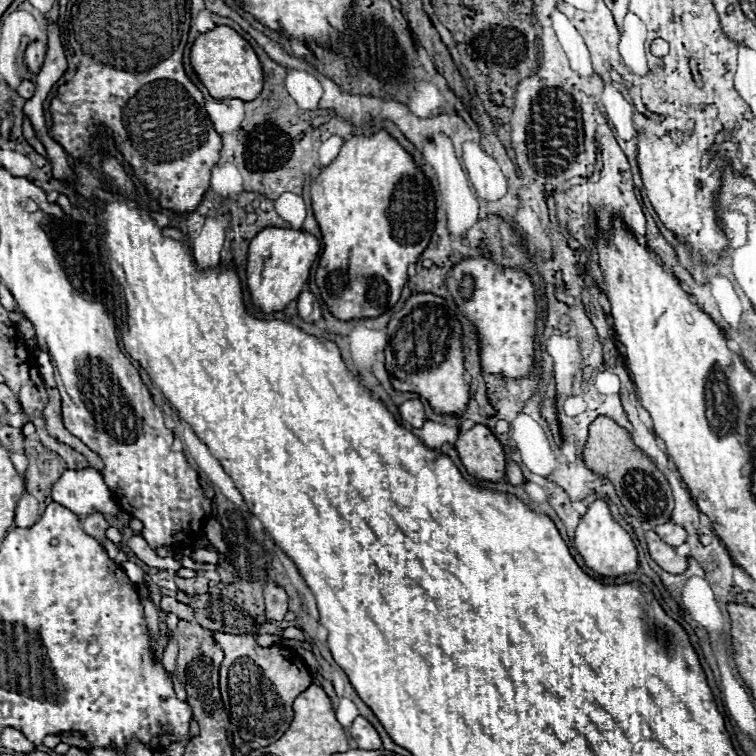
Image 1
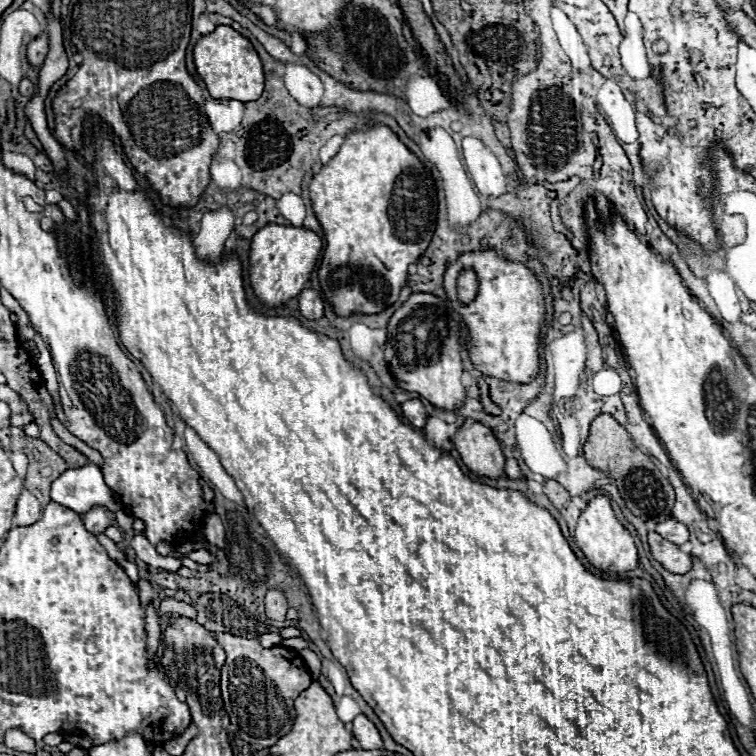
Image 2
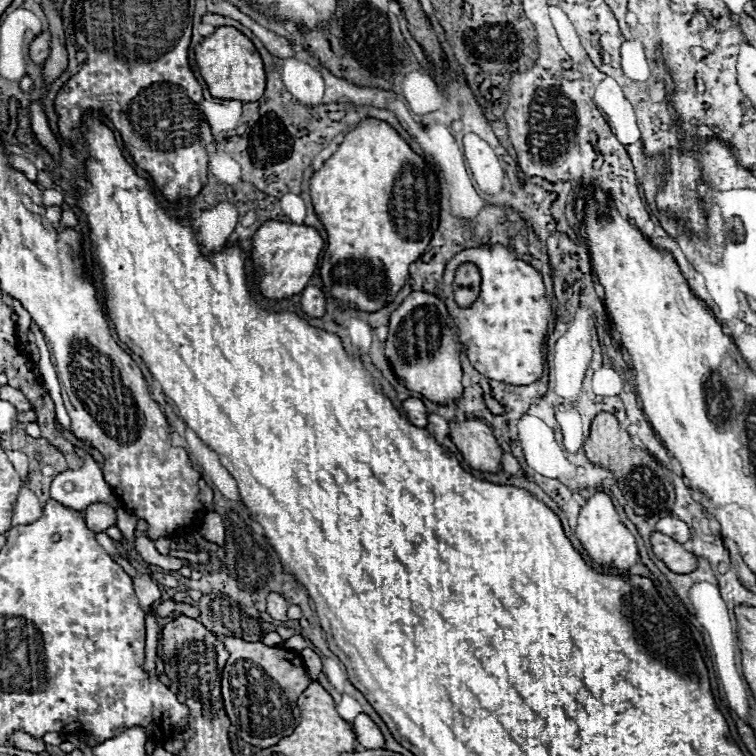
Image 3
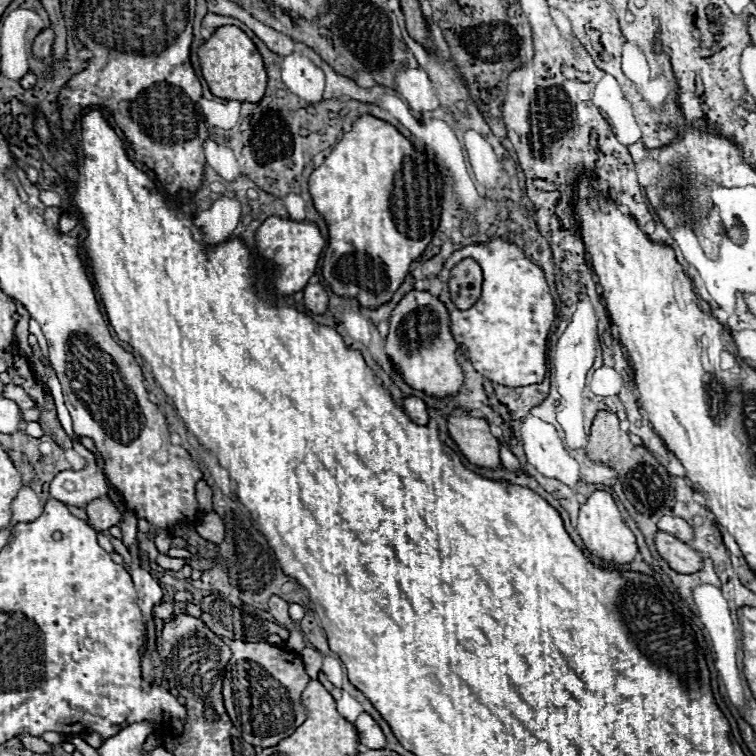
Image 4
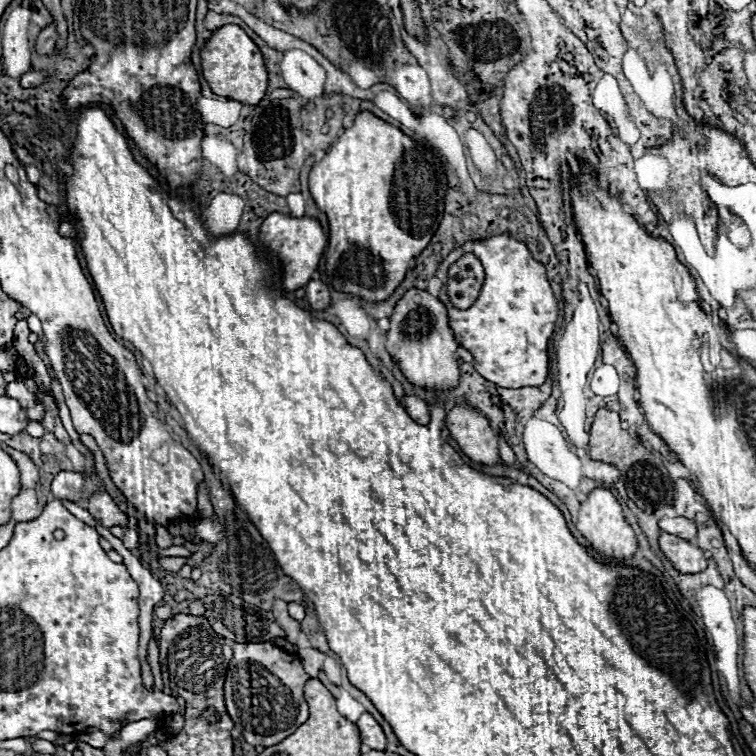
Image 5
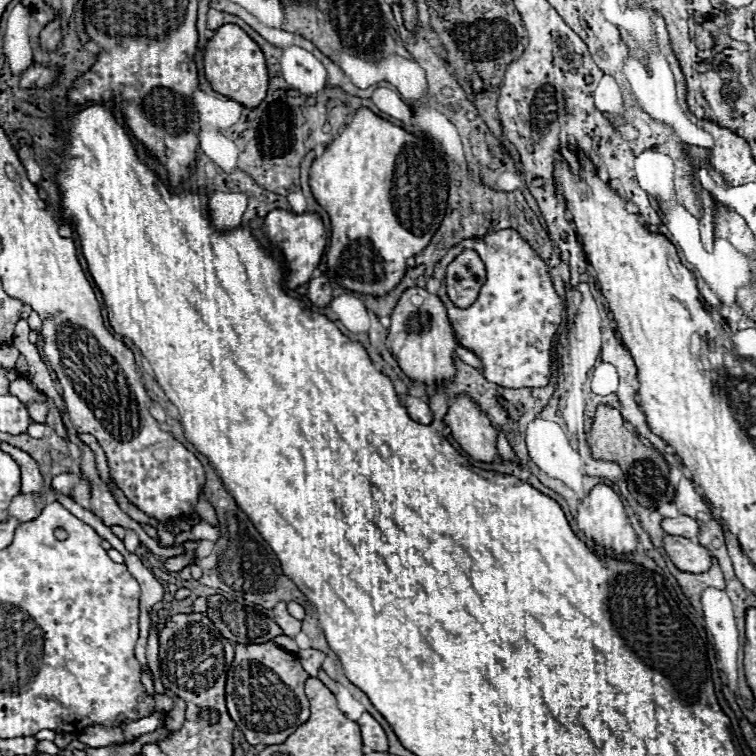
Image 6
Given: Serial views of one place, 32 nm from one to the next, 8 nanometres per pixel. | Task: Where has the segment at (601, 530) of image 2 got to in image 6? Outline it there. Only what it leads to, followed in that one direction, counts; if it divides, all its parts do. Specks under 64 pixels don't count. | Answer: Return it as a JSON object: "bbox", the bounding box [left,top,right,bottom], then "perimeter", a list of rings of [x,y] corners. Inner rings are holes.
{"bbox":[576,484,638,556],"perimeter":[[[596,484],[578,504],[578,516],[576,516],[578,526],[584,530],[586,538],[592,540],[600,550],[612,550],[606,552],[610,556],[620,556],[628,552],[636,552],[638,548],[638,536],[634,528],[628,522],[628,514],[624,510],[624,504],[620,496],[614,492],[610,484]]]}

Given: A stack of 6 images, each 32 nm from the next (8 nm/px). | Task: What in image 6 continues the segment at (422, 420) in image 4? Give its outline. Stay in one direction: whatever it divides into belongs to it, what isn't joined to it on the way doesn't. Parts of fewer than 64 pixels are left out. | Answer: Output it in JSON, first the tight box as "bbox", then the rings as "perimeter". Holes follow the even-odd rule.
{"bbox":[404,396,432,424],"perimeter":[[[408,396],[406,402],[404,402],[404,406],[408,408],[408,414],[410,414],[416,422],[420,422],[420,424],[430,424],[430,422],[432,422],[432,410],[430,410],[428,402],[424,402],[424,400],[420,400],[420,398]]]}

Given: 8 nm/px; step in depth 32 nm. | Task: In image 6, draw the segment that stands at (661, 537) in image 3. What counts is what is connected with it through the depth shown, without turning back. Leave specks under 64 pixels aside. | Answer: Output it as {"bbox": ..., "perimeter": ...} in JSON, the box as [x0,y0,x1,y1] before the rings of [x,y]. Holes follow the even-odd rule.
{"bbox":[664,536,712,572],"perimeter":[[[666,536],[664,538],[664,548],[668,552],[668,556],[672,558],[672,562],[676,564],[676,568],[684,570],[684,572],[708,572],[712,566],[712,554],[706,546],[692,542],[688,538],[682,536]]]}

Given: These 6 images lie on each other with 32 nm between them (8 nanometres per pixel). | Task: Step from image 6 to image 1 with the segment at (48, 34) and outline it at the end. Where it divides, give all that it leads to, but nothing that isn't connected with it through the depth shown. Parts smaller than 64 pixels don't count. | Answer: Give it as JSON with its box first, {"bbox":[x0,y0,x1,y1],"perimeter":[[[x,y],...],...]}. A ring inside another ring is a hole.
{"bbox":[24,40,46,72],"perimeter":[[[46,40],[30,42],[30,44],[28,44],[28,48],[26,48],[26,54],[24,54],[26,66],[28,66],[32,72],[38,72],[38,70],[42,68],[44,56],[46,56]]]}

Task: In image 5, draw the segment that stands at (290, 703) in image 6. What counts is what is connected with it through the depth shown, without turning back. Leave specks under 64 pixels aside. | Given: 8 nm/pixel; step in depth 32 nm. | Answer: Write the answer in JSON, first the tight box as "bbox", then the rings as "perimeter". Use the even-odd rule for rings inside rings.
{"bbox":[224,642,310,746],"perimeter":[[[272,642],[264,644],[232,644],[234,658],[228,664],[224,698],[234,724],[252,746],[274,746],[290,736],[308,720],[308,704],[304,700],[304,684],[310,678],[298,654],[290,654]]]}

